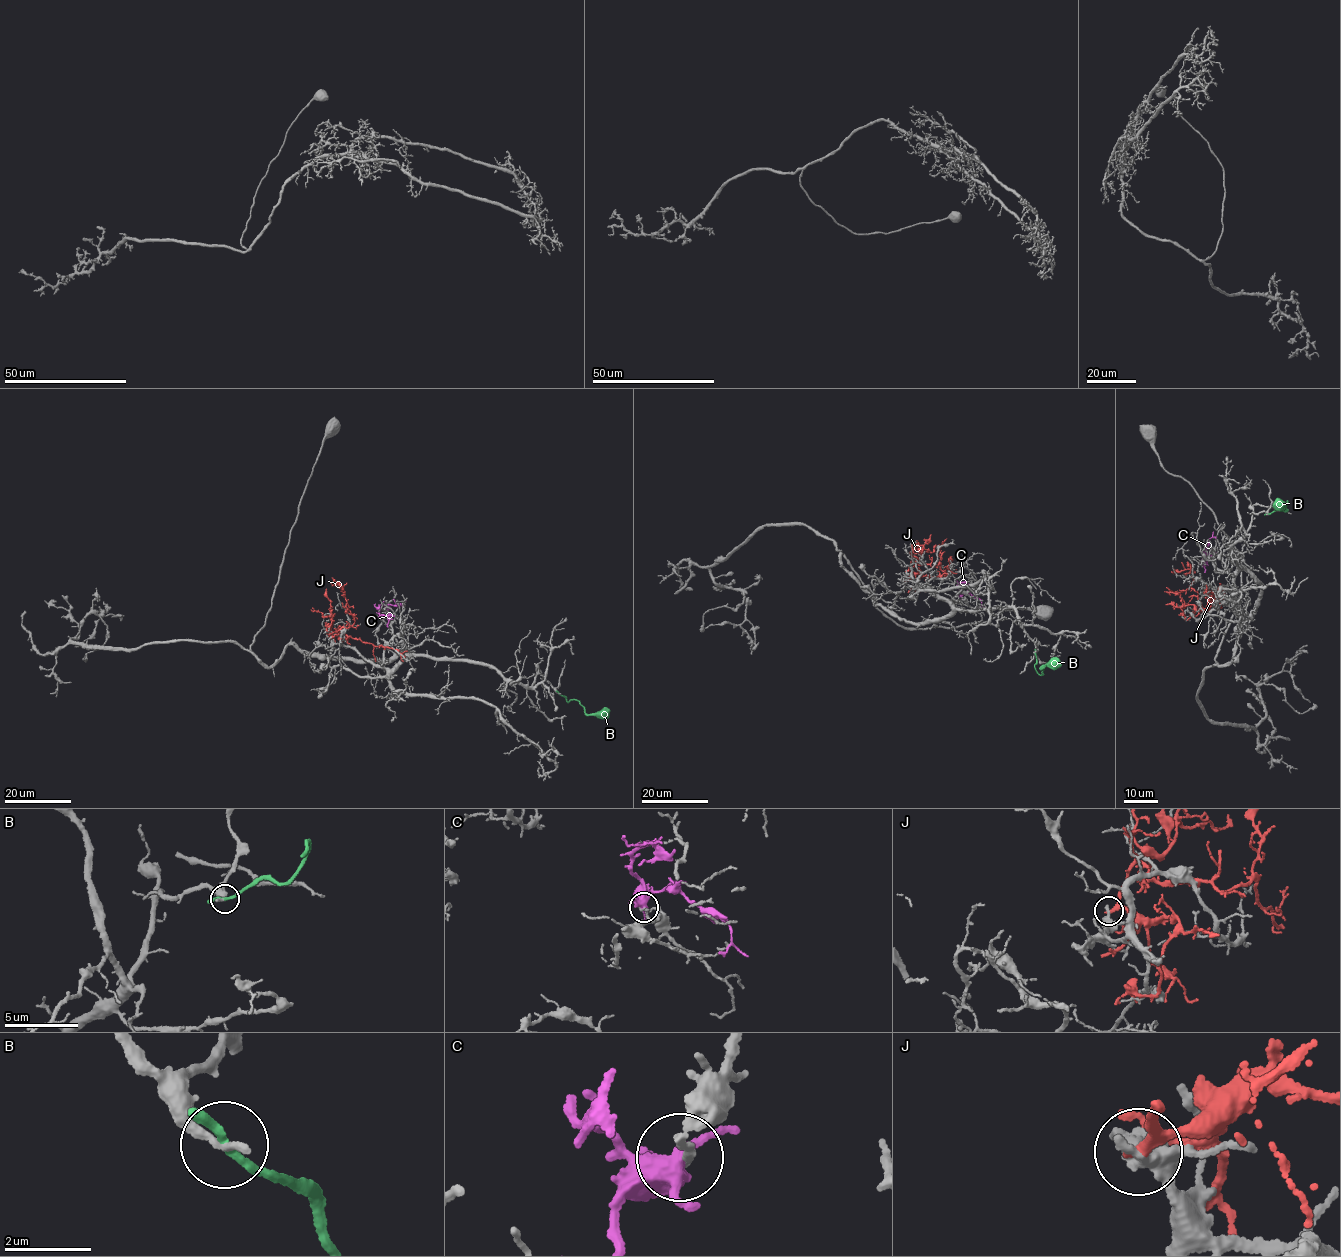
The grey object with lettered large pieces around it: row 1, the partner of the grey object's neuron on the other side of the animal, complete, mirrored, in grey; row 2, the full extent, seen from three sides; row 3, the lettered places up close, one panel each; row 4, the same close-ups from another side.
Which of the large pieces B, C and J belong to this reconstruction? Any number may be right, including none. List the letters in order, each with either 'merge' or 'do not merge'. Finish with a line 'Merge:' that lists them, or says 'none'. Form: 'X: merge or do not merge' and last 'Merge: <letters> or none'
B: do not merge
C: do not merge
J: do not merge
Merge: none

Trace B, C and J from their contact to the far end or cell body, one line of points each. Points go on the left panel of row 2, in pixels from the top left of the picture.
B: (559, 693), (568, 702), (574, 699), (578, 701), (587, 714), (608, 714)
C: (379, 609), (379, 613), (389, 618), (388, 627)
J: (328, 636), (352, 625), (354, 620), (345, 593), (335, 582)

